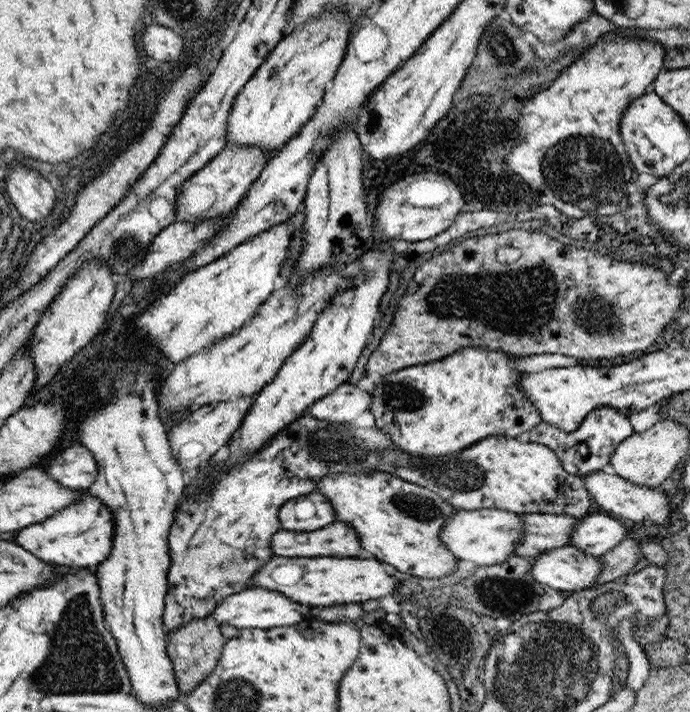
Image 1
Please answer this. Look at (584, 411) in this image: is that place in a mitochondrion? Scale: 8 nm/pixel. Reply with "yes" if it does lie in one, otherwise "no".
no

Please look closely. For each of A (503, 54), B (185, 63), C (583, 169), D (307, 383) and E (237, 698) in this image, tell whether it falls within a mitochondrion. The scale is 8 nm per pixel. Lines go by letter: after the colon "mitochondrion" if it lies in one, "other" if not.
A: mitochondrion
B: other
C: mitochondrion
D: other
E: mitochondrion

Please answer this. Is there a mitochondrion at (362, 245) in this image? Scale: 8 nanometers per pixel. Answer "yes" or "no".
no

